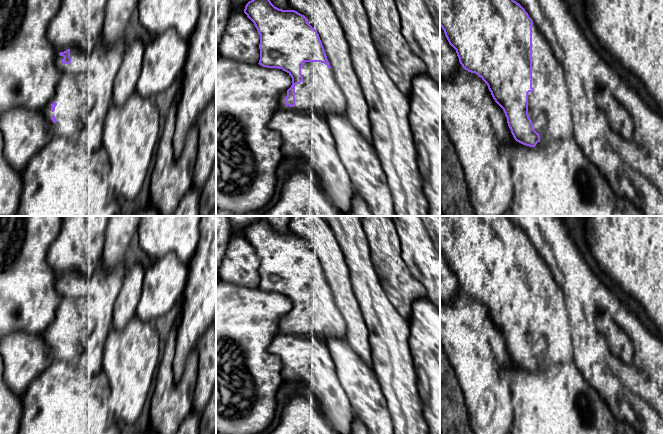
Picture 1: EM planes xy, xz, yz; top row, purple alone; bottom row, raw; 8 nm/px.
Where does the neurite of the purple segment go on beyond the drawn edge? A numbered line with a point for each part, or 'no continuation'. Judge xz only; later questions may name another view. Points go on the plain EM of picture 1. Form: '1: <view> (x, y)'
1: xz (319, 316)

